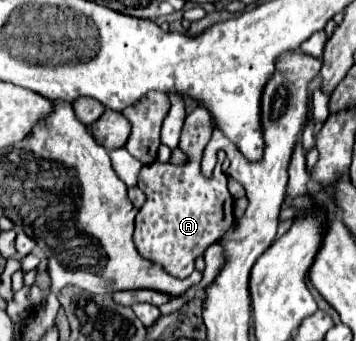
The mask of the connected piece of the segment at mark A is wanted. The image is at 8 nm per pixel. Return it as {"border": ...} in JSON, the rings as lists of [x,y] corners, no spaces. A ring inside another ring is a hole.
{"border":[[[196,107],[186,117],[184,127],[182,127],[182,135],[180,135],[180,143],[178,143],[178,147],[188,157],[186,163],[182,163],[182,165],[150,163],[150,165],[144,165],[140,169],[140,173],[138,173],[138,187],[144,191],[146,203],[142,205],[142,209],[136,215],[134,245],[142,253],[144,259],[150,259],[152,263],[162,265],[164,271],[168,271],[172,277],[178,277],[178,279],[186,279],[194,271],[194,259],[200,257],[208,245],[216,243],[220,239],[220,233],[224,233],[224,229],[228,229],[228,225],[233,225],[236,220],[234,216],[234,199],[232,199],[232,195],[230,195],[229,189],[226,187],[228,176],[222,170],[226,153],[218,151],[218,165],[214,169],[212,179],[206,179],[200,173],[202,151],[208,145],[210,135],[212,135],[212,123],[208,121],[208,113],[204,113],[204,109],[200,109],[200,107]]]}

